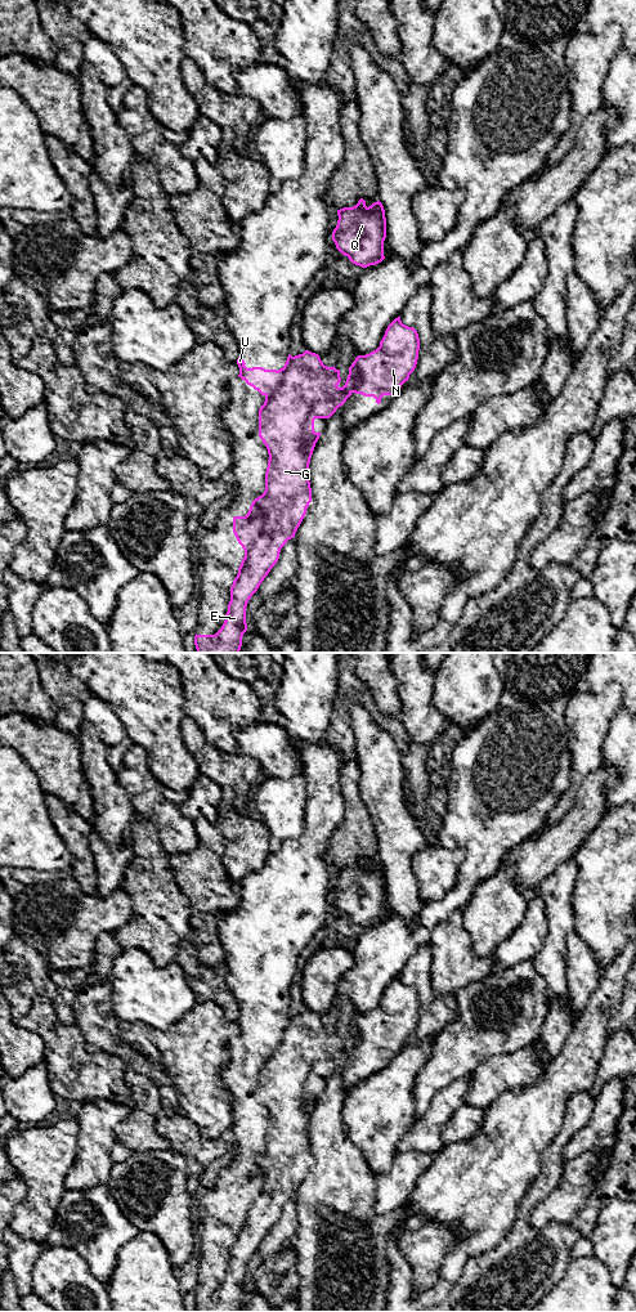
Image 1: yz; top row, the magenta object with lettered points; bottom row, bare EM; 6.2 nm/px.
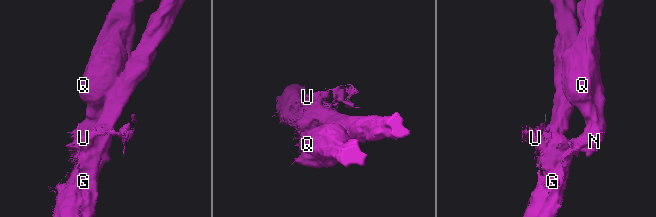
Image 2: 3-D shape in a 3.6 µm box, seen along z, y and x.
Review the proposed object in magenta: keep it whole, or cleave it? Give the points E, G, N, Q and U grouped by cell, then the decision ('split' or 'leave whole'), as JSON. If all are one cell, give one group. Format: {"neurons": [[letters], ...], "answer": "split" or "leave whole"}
{"neurons": [["E", "G", "U"], ["N", "Q"]], "answer": "split"}

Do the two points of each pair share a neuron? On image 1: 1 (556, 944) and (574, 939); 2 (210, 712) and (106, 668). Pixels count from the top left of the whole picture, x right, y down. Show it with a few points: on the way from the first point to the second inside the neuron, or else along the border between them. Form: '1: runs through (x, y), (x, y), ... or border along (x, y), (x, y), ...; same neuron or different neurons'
1: border along (574, 928), (567, 937), (567, 972); different neurons
2: border along (178, 672), (182, 680), (183, 711), (187, 715); different neurons

